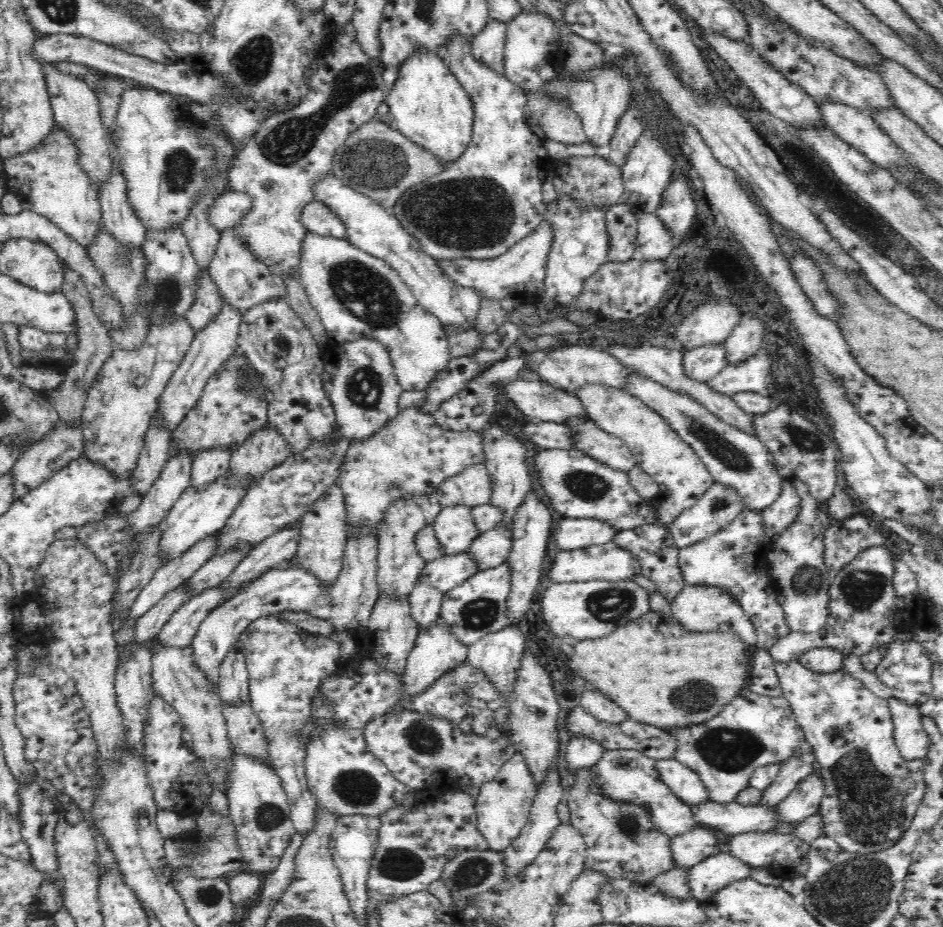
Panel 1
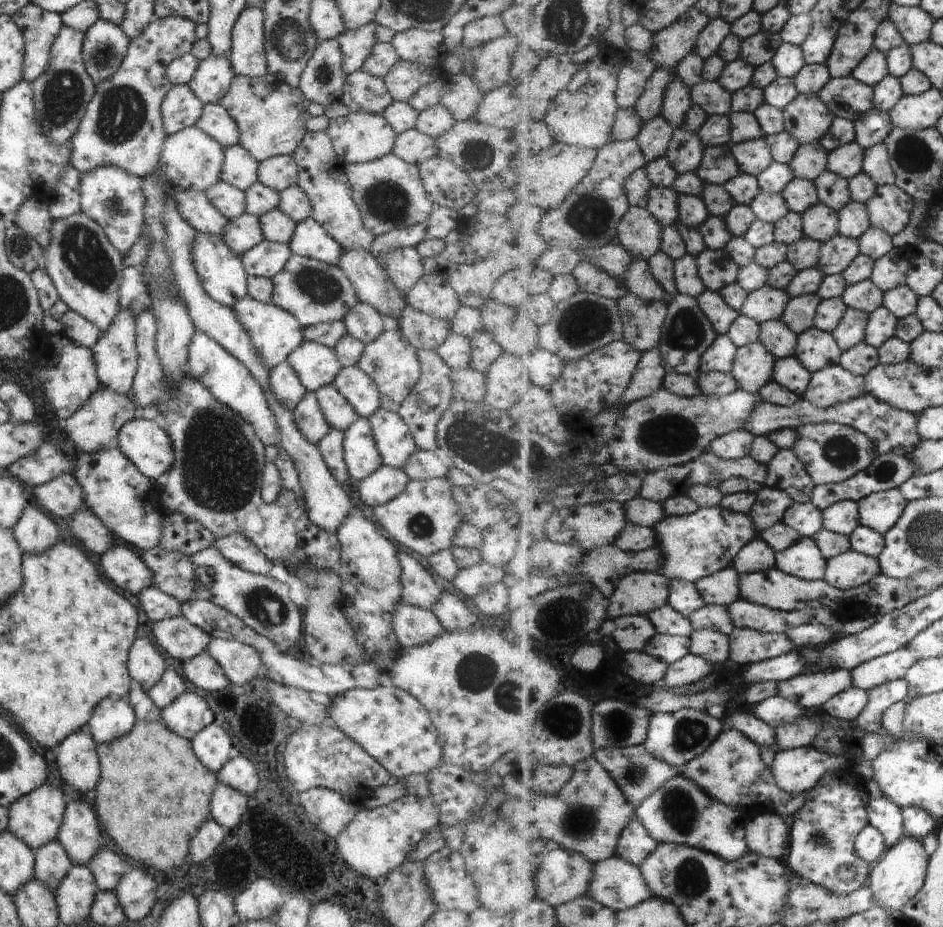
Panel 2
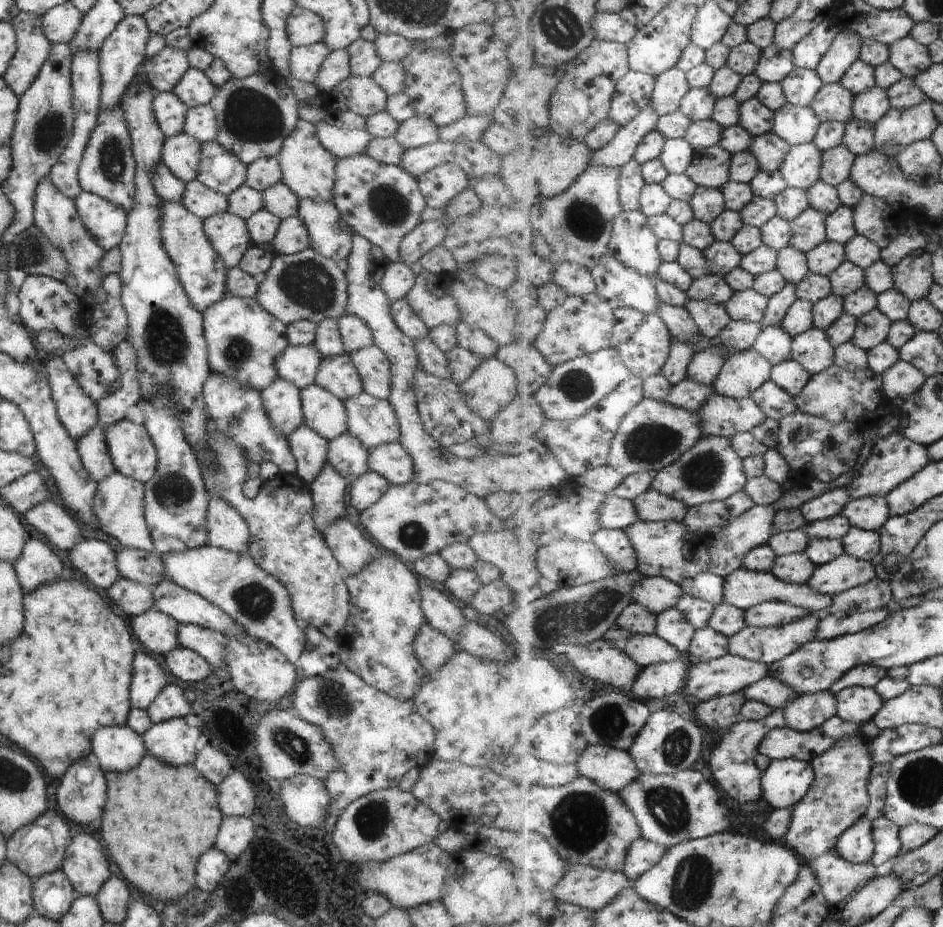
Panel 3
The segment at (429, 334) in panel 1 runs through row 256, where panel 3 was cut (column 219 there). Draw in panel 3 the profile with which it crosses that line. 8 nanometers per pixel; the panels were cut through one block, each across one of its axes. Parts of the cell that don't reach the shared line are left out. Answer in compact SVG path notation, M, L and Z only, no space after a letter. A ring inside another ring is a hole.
M227 294L202 312L202 327L209 373L232 378L242 387L247 384L257 392L278 377L274 362L289 345L285 336L286 325L269 314L253 297Z

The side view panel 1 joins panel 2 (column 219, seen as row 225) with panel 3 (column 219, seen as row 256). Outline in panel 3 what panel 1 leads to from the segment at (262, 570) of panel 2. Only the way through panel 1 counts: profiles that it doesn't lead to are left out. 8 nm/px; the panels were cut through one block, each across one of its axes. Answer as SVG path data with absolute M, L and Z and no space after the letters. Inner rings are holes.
M206 490L206 544L238 555L247 555L248 528L234 508Z

